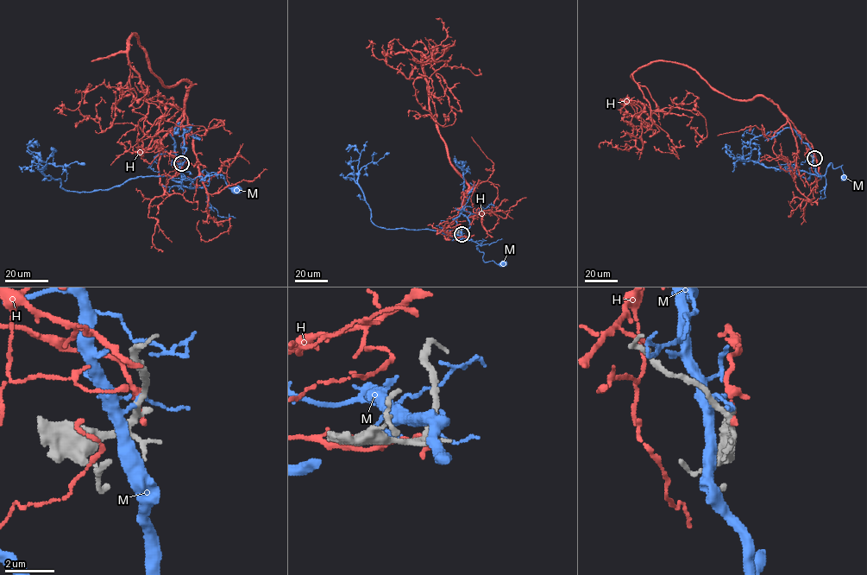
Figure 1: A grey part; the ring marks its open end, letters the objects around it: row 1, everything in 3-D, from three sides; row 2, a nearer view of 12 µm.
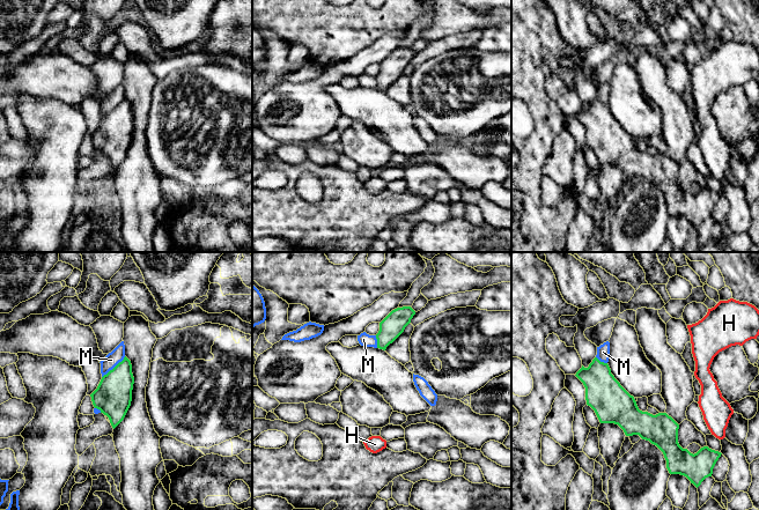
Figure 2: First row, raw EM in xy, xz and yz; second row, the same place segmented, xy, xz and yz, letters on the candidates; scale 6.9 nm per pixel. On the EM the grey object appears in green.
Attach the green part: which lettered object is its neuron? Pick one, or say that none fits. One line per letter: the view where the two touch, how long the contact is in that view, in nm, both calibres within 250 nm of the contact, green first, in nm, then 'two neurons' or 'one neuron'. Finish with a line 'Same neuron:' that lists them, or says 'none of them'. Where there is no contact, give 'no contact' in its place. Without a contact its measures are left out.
H: no contact; two neurons
M: contact in xy; length 220 nm; calibres 260 and 100 nm; two neurons
Same neuron: none of them

